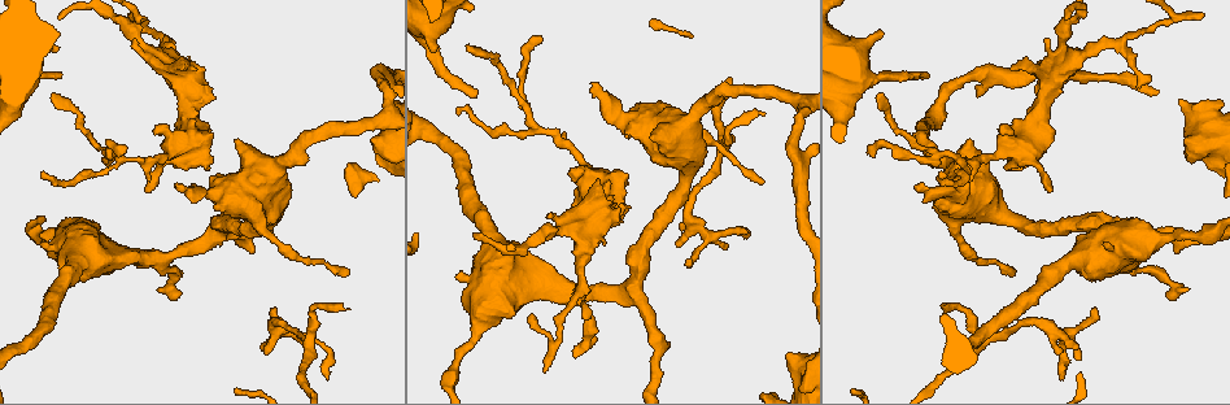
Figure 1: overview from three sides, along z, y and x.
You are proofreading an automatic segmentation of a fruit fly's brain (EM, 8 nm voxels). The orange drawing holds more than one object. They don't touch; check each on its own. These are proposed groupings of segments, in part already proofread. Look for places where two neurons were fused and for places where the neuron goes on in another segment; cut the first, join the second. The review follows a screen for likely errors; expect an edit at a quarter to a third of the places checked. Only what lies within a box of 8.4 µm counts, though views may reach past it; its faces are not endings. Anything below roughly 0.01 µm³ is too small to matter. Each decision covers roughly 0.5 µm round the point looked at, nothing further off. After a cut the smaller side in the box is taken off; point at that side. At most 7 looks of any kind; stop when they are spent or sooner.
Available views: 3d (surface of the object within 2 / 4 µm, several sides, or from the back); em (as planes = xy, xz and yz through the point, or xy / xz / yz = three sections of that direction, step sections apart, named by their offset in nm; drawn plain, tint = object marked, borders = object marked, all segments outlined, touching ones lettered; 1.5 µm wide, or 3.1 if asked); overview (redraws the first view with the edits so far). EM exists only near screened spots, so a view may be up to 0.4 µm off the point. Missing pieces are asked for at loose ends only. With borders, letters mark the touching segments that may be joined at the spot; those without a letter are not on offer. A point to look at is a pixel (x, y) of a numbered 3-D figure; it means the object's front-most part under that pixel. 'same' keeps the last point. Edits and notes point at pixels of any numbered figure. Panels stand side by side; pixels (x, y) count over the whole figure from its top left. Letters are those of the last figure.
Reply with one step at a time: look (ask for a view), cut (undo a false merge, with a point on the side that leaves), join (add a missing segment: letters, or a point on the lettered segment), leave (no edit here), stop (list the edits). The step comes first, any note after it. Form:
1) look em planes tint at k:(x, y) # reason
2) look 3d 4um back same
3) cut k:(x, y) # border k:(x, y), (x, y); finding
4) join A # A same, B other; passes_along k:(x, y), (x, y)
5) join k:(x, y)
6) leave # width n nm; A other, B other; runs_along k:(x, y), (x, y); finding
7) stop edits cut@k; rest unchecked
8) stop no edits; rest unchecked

look em planes plain at 1:(133, 40) # free end

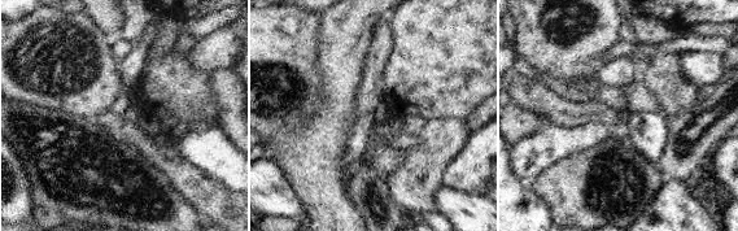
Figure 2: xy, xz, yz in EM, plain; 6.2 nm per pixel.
look em planes borders same # what lies round it

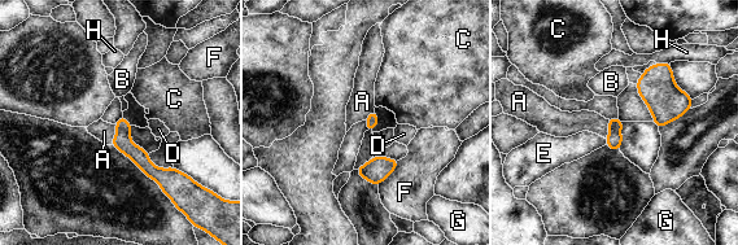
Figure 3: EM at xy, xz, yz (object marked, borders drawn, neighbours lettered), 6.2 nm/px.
leave # A other, B other, C other, D other, E other, F other, G other, H other; runs_along 3:(121, 121), (123, 141), (166, 183); none of them fits

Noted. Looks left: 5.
look em yz step 8 plain at 1:(787, 353) # stops while still wide

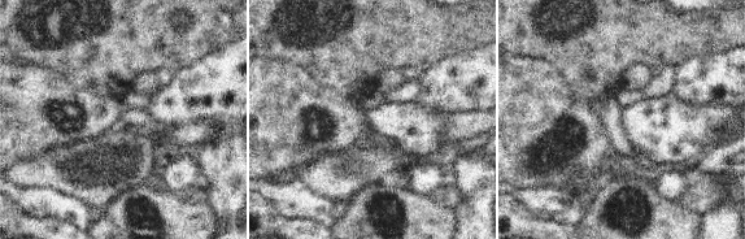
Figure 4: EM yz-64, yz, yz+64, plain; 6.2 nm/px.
look em yz step 8 borders same # what lies round it

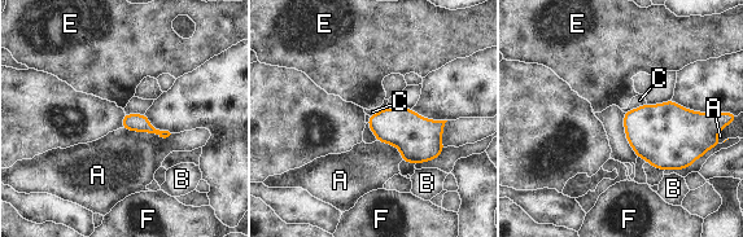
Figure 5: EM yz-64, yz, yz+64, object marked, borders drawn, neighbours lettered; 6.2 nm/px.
leave # A other, B other, C other, E other, F other; border 5:(122, 127), (164, 137), (171, 134); no lettered segment goes on from it

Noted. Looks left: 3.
look em yz step 8 tint at 1:(113, 155) # four-way junction

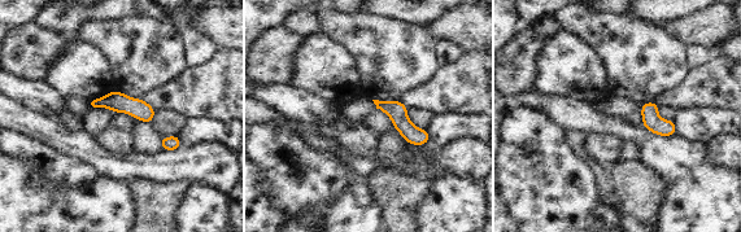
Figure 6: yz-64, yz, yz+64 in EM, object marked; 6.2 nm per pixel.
look em planes tint same

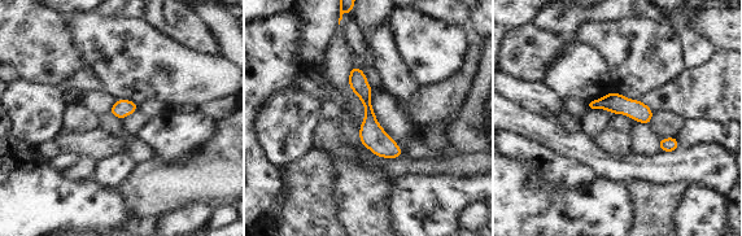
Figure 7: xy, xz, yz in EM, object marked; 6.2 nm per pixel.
look em planes borders same

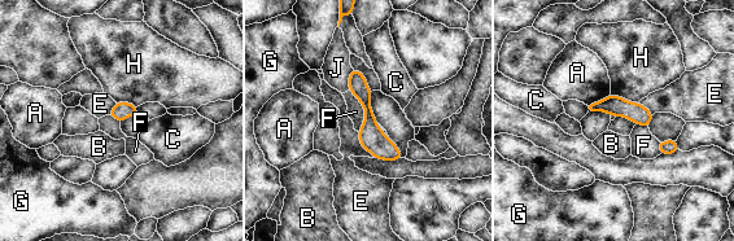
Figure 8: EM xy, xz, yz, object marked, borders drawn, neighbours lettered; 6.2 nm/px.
leave # longest_contact F 280 nm; A other, B other, C other, E other, F other, G other, H other, J other; border 8:(349, 88), (365, 112), (359, 131); one neuron here

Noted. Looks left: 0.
stop no edits; rest unchecked

